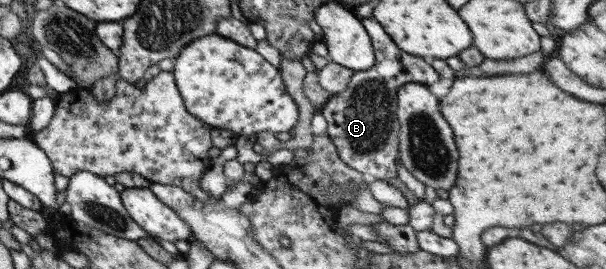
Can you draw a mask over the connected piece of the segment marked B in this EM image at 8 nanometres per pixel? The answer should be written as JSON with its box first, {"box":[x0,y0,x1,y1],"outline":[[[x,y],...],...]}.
{"box":[320,18,439,179],"outline":[[[361,18],[360,22],[370,39],[375,62],[369,70],[353,73],[344,91],[331,94],[321,107],[320,114],[326,121],[326,133],[343,164],[369,179],[397,178],[399,131],[399,122],[396,118],[397,88],[411,82],[427,87],[429,83],[435,83],[439,75],[423,59],[399,51],[393,45],[393,41],[383,33],[383,29],[375,19]]]}

